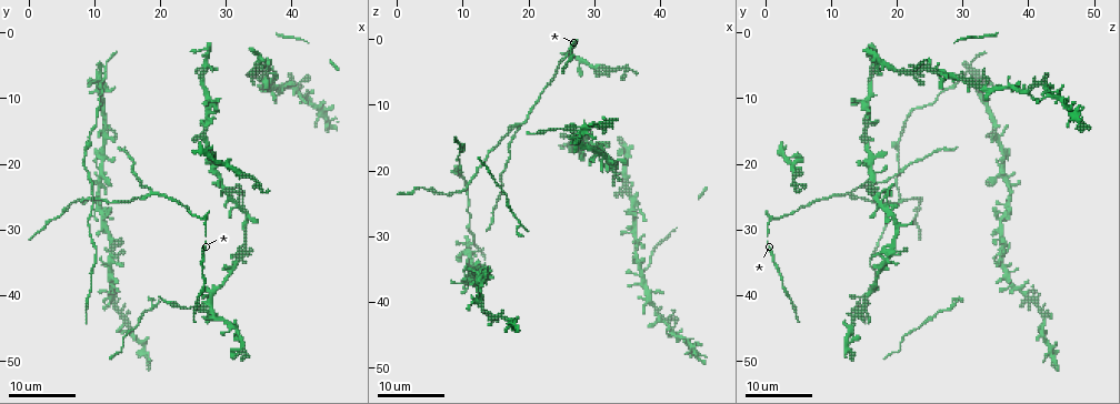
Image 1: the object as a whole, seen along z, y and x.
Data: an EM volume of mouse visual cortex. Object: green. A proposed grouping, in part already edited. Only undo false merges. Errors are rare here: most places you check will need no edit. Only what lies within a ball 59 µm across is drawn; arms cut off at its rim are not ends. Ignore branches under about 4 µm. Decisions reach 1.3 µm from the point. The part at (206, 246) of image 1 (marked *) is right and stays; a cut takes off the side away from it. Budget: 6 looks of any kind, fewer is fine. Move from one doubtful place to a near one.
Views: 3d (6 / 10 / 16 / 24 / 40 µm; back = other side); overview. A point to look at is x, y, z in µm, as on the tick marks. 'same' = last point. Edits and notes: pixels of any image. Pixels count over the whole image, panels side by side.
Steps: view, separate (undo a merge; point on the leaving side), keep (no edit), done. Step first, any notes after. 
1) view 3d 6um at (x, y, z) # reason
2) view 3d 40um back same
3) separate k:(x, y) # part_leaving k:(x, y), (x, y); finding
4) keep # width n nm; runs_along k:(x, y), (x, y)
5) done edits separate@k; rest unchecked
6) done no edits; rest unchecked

view 3d 16um at (18.5, 24.5, 13.0) # arms part here

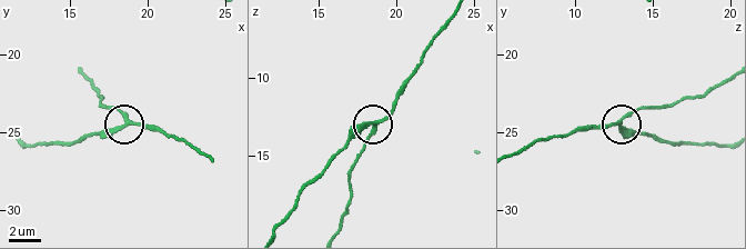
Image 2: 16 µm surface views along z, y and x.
view 3d 6um at (18.6, 24.4, 13.0) # zoom in

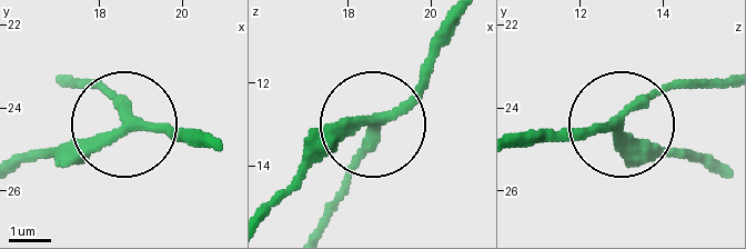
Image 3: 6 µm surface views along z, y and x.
keep # side_arm 21 um; runs_along 3:(209, 142), (138, 128), (89, 81); all the same neuron

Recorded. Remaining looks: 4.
view 3d 24um at (11.5, 25.0, 21.0) # small branch off a trunk

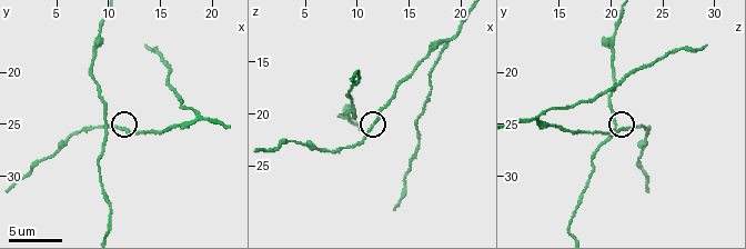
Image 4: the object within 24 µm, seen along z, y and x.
view 3d 6um at (11.6, 25.6, 21.2)

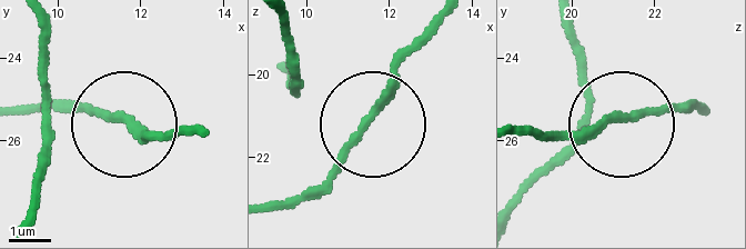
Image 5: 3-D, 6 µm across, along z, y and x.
keep # arms 3; one neuron here

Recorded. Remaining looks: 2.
view 3d 24um at (18.5, 41.0, 28.5) # three arms meet

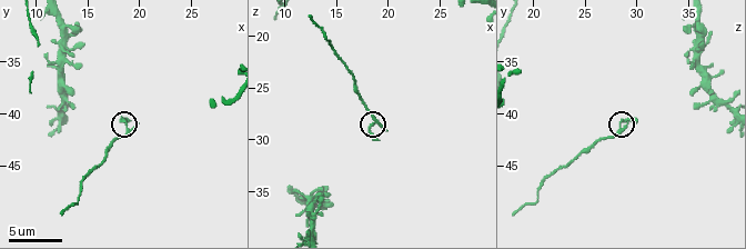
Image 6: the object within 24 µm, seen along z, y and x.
view 3d 10um at (18.6, 40.6, 28.6) # closer look

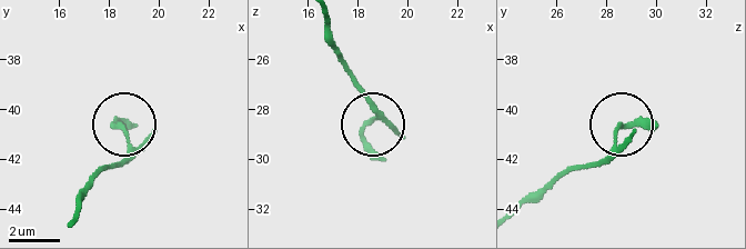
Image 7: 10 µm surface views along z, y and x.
keep # arms 3; continuous, no second neuron

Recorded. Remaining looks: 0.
done no edits; rest unchecked

